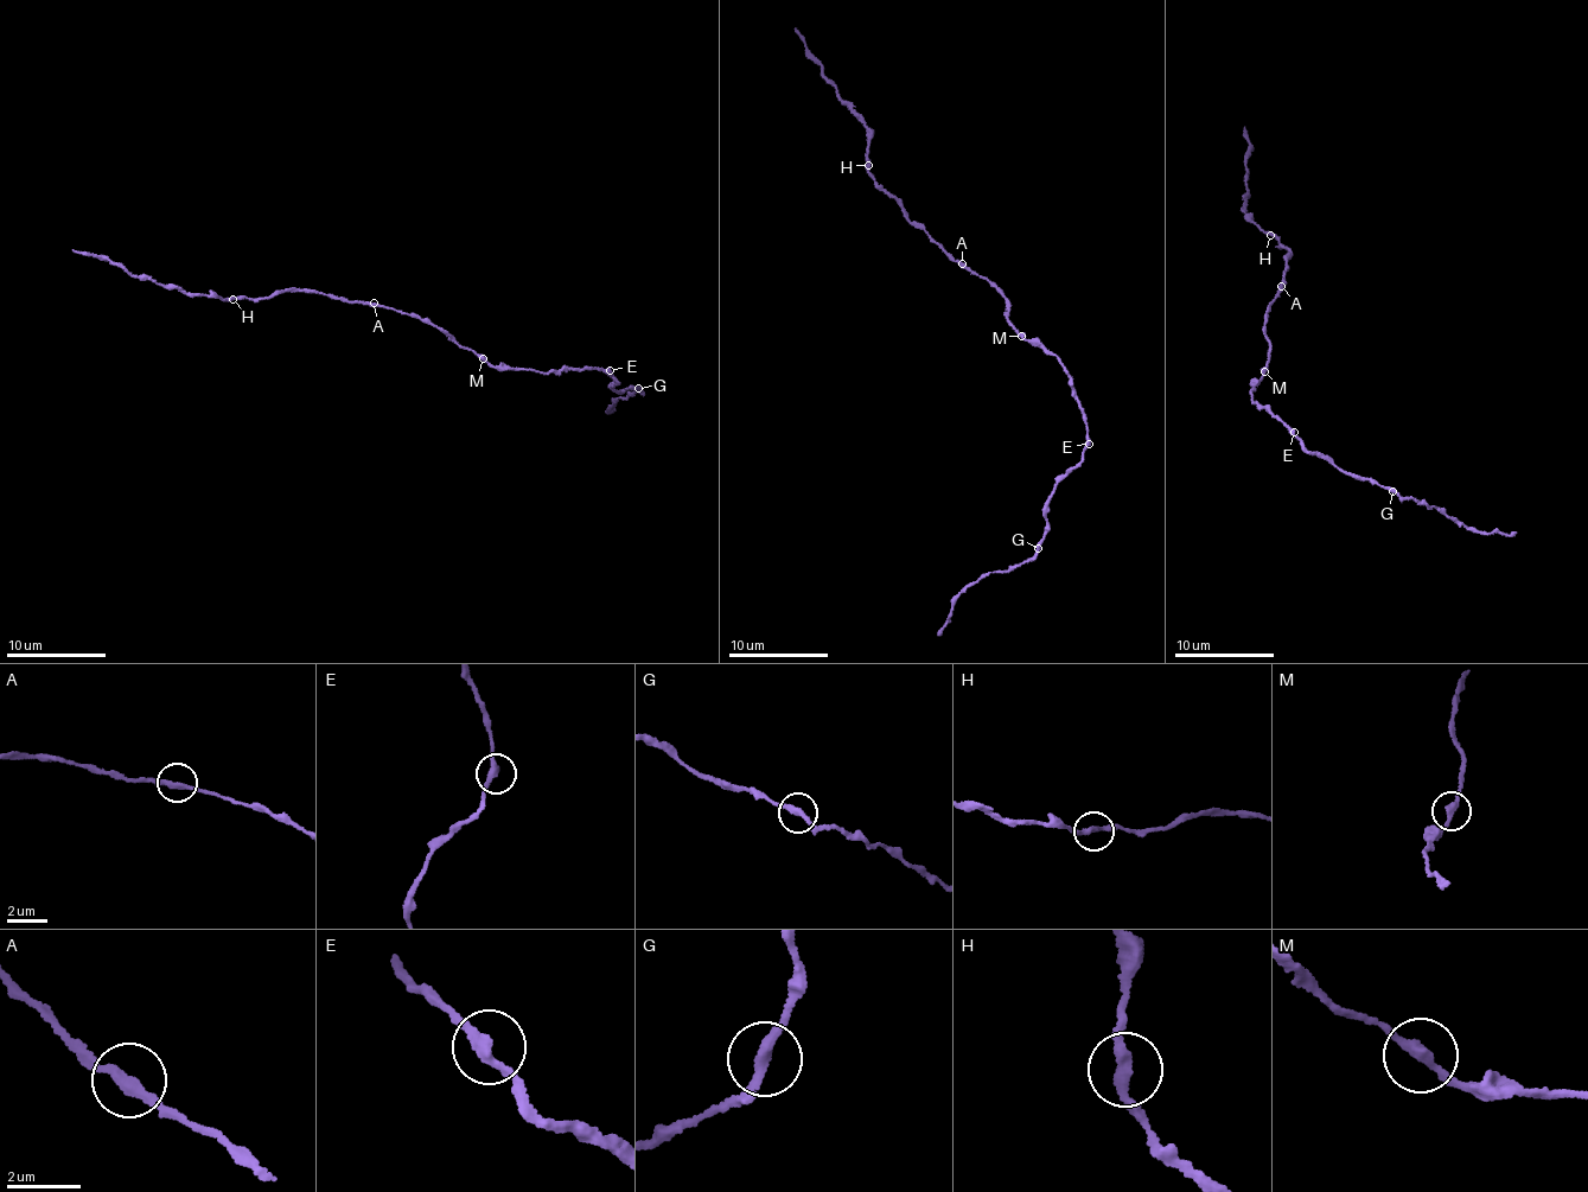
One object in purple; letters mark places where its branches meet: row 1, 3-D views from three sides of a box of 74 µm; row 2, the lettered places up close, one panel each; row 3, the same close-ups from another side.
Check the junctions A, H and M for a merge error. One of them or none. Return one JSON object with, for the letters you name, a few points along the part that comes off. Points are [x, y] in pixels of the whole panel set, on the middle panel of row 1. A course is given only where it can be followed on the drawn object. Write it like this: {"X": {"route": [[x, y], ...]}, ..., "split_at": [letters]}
{"split_at": []}

